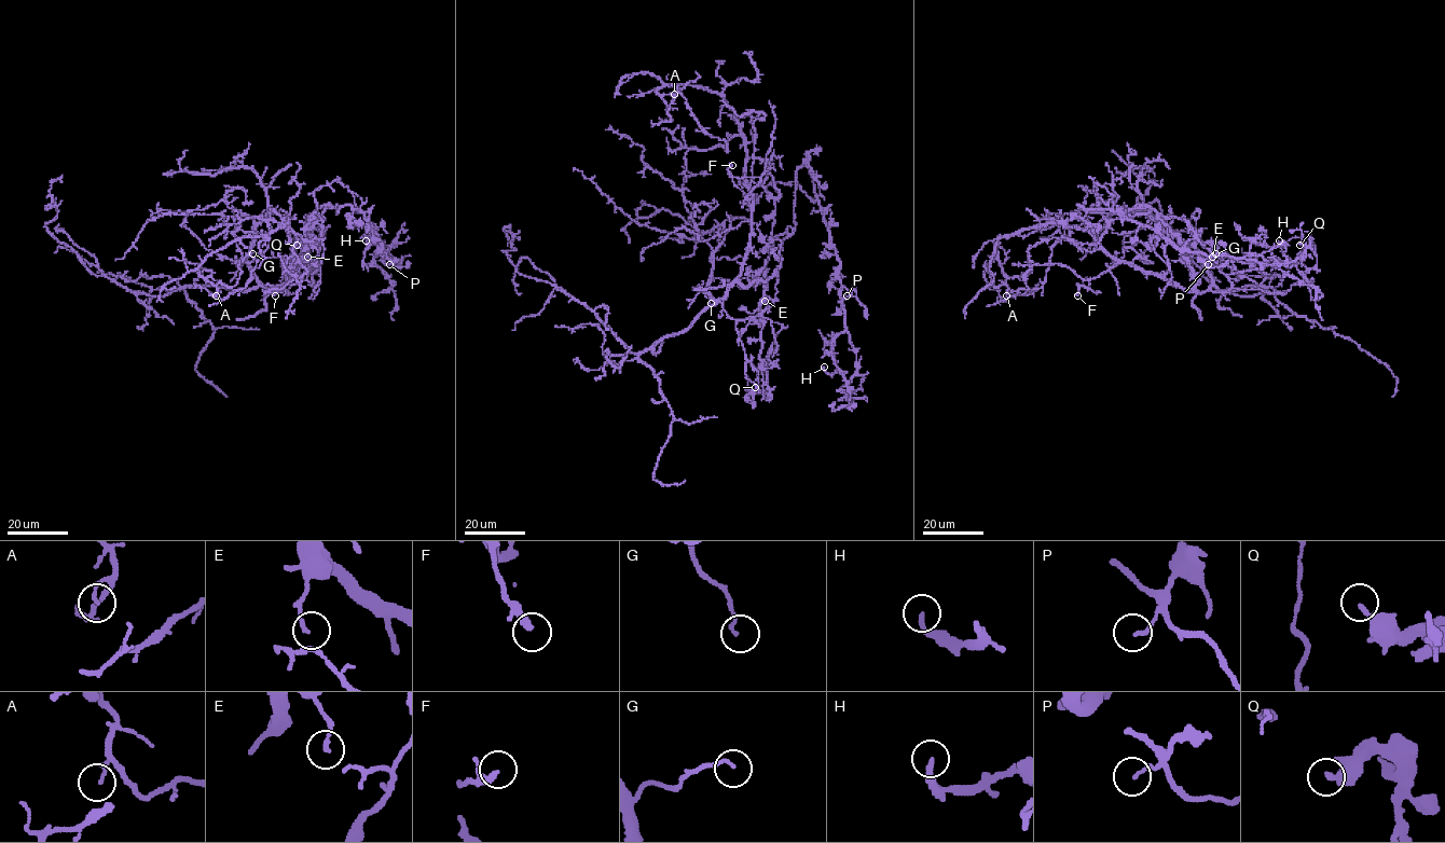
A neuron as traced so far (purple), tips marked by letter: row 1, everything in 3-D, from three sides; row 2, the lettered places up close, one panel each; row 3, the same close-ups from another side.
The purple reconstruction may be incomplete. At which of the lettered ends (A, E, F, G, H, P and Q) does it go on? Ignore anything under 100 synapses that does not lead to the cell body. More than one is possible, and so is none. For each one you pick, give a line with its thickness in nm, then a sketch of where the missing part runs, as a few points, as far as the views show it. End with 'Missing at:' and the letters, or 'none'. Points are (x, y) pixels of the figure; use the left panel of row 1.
Missing at: none

